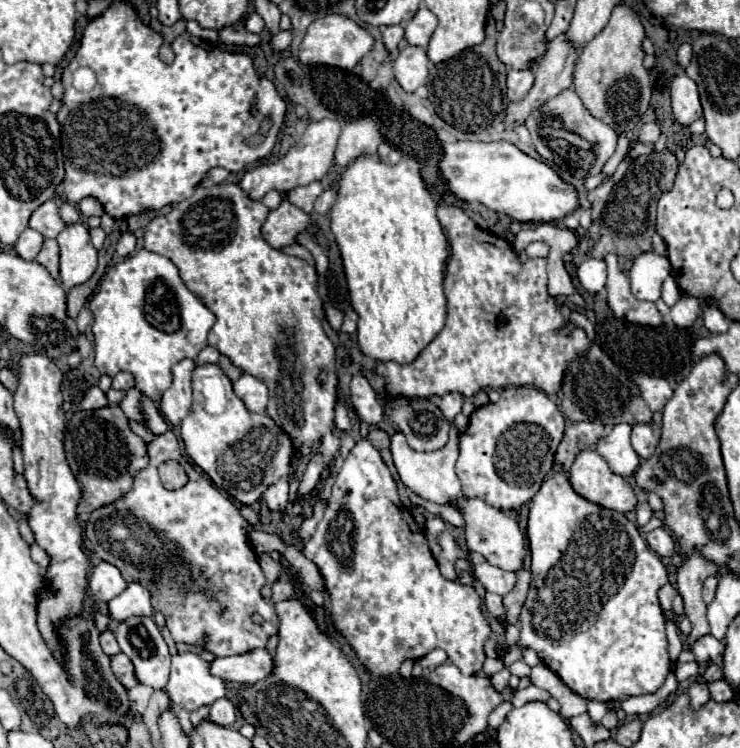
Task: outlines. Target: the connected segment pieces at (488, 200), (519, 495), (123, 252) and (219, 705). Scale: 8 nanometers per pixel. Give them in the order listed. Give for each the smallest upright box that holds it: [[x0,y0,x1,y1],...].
[[439,142,577,222],[457,386,565,510],[117,234,135,258],[209,698,235,726]]

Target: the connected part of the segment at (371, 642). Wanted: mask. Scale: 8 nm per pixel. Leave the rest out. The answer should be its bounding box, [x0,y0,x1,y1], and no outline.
[303,438,491,676]

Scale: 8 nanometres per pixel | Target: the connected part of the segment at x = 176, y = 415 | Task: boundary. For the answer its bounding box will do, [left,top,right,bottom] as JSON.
[159,360,195,426]

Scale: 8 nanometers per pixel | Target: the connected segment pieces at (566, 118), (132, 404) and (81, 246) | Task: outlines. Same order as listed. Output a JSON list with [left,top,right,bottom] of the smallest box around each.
[[535,90,617,176],[119,388,145,424],[57,224,97,288]]

